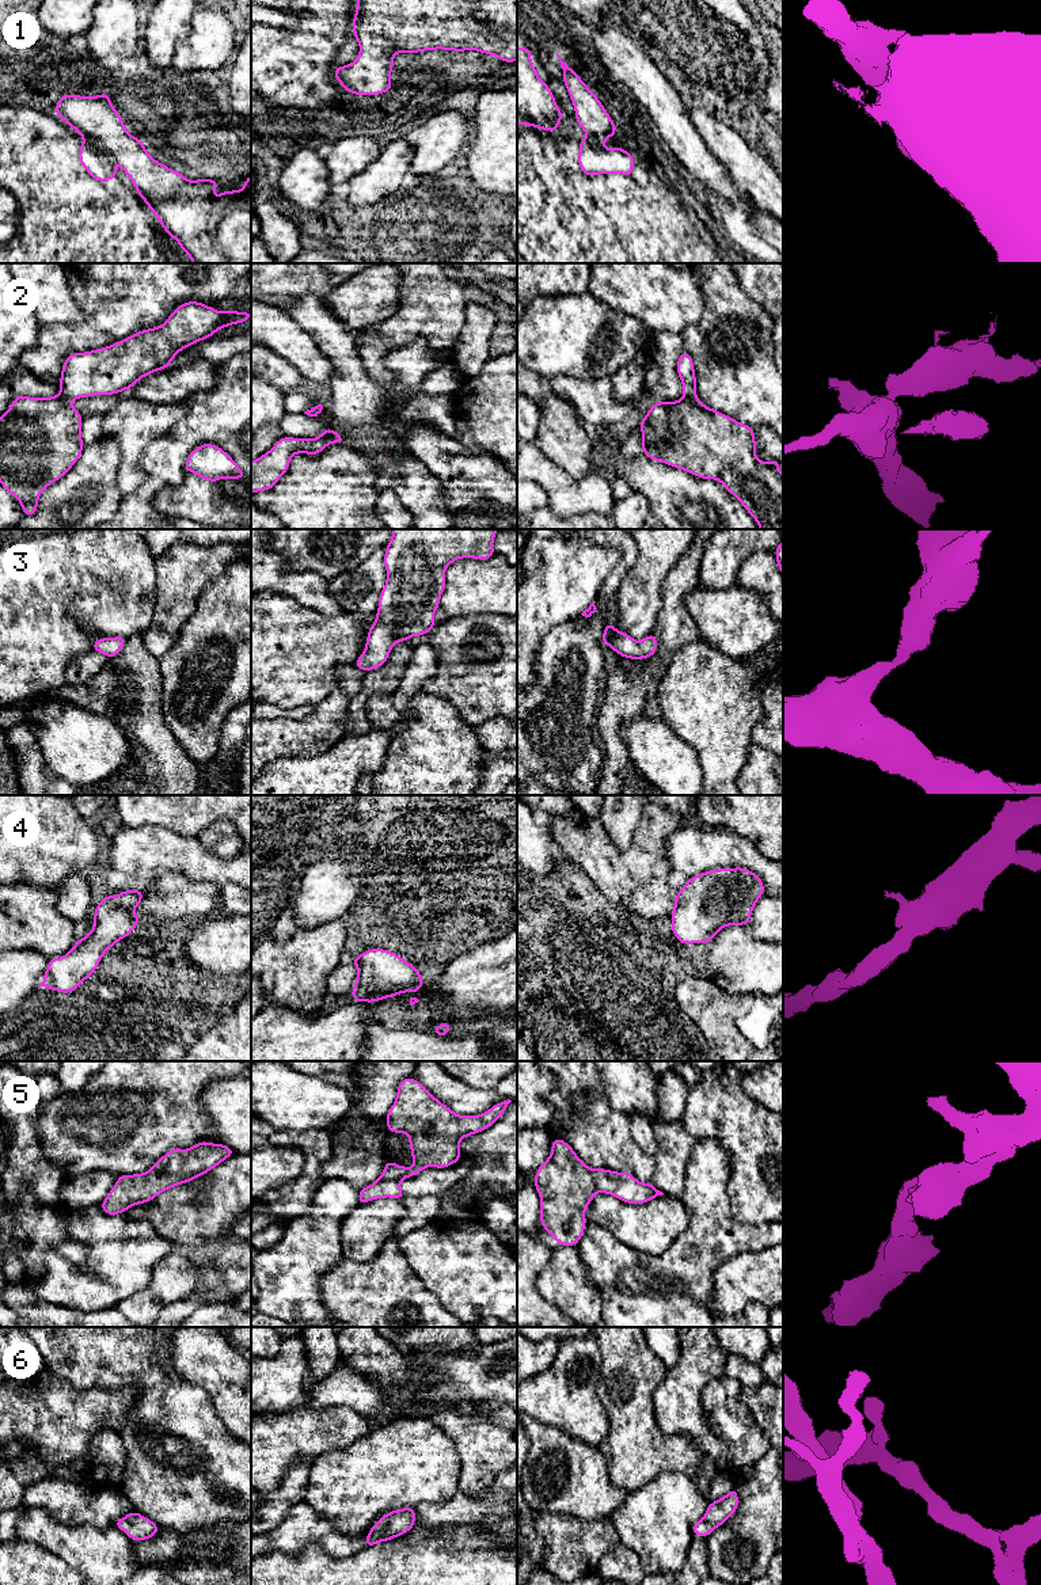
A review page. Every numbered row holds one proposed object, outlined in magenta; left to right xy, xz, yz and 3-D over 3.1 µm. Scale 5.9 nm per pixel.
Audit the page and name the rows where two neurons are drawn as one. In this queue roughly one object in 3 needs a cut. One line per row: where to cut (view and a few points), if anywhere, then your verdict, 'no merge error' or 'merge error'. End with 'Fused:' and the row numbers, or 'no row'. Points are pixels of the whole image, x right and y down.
1: no cut; no merge error
2: cut in xz along (334, 429), (330, 441); merge error
3: no cut; no merge error
4: no cut; no merge error
5: no cut; no merge error
6: no cut; no merge error
Fused: 2

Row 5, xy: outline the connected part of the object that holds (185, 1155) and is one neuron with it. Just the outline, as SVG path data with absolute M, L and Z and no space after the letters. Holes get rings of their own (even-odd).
M200 1141L191 1148L172 1148L143 1174L118 1175L100 1204L106 1215L119 1215L133 1205L152 1201L157 1194L209 1172L235 1153L225 1144Z

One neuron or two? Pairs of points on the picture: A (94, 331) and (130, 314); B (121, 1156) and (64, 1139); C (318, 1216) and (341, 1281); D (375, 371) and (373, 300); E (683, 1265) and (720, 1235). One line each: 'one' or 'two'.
A: one
B: one
C: two
D: two
E: one

